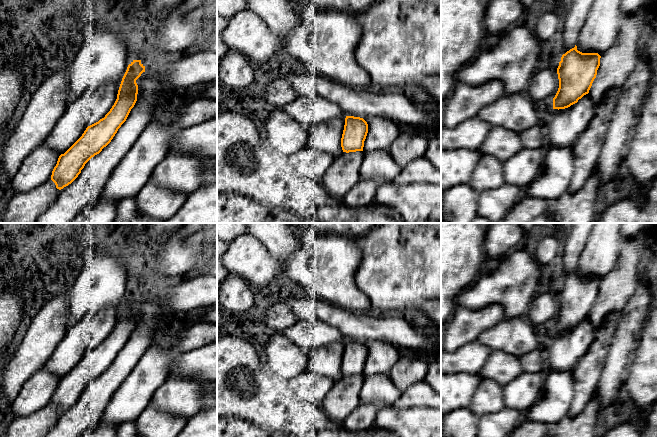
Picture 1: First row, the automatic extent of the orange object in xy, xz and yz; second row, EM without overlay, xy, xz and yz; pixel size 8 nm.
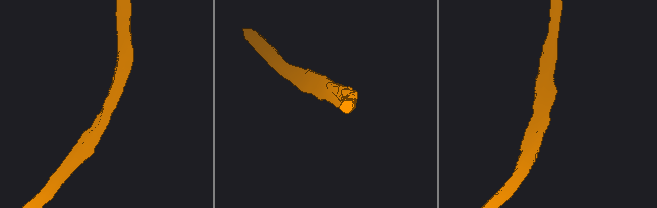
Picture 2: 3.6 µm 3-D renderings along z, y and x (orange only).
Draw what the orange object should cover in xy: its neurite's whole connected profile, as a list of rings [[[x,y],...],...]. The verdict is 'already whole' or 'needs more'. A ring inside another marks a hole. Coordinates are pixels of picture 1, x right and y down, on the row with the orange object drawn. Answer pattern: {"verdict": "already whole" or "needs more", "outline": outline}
{"verdict": "already whole", "outline": [[[133,60],[122,78],[117,99],[110,111],[104,118],[88,126],[82,136],[59,156],[51,175],[57,189],[71,184],[85,164],[111,142],[137,101],[136,80],[143,72],[145,66],[141,60]]]}

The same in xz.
{"verdict": "already whole", "outline": [[[346,116],[341,138],[343,152],[363,151],[367,133],[368,124],[363,118]]]}

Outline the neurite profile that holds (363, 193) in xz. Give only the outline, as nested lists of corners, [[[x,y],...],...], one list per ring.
[[[361,179],[341,199],[348,207],[366,206],[374,202],[377,190],[382,183],[380,179]]]

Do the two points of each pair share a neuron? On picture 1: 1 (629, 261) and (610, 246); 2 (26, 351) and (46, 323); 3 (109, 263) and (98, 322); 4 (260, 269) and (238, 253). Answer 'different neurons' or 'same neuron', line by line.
1: different neurons
2: same neuron
3: different neurons
4: same neuron

